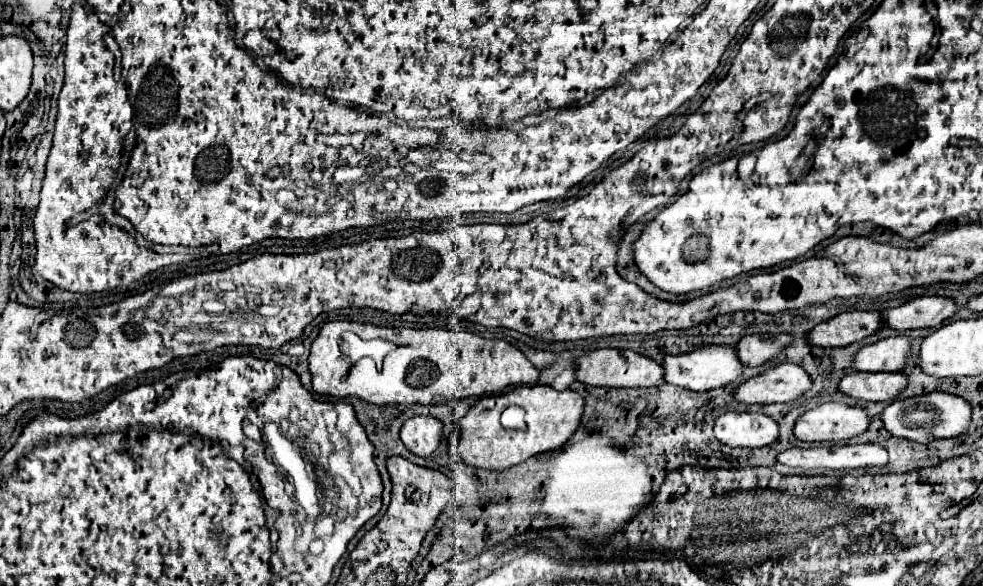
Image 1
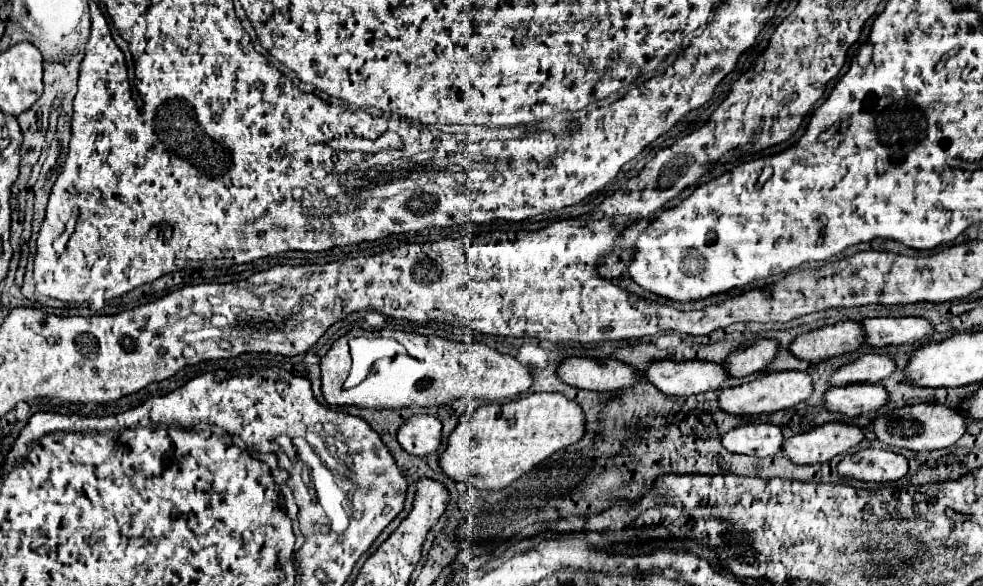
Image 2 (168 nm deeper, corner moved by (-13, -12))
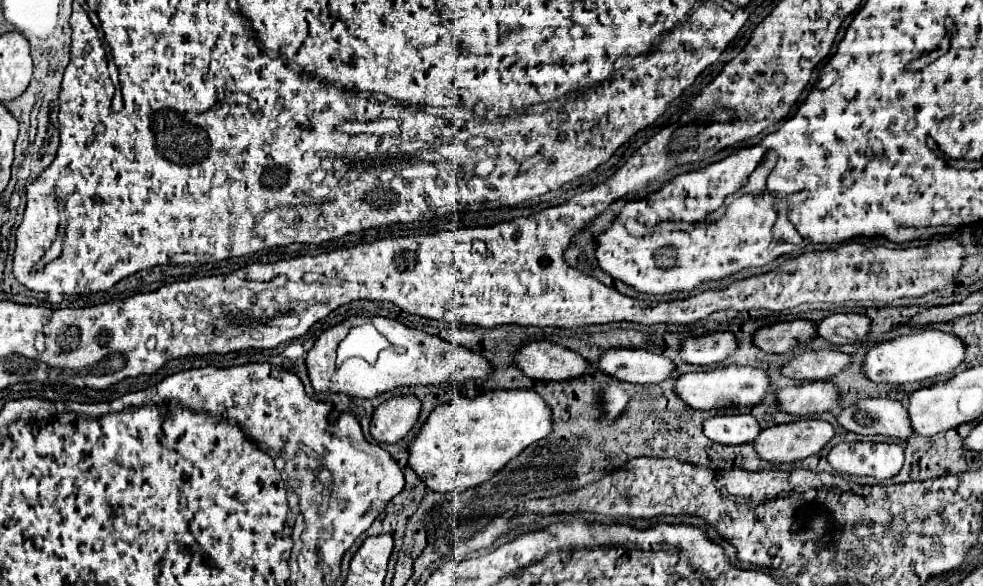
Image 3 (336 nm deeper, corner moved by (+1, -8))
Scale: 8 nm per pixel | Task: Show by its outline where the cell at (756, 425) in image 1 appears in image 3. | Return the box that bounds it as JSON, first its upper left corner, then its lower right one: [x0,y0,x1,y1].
[702,414,760,444]

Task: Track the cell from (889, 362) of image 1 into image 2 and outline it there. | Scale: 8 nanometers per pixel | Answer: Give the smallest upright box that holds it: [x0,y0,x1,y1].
[832,354,896,386]

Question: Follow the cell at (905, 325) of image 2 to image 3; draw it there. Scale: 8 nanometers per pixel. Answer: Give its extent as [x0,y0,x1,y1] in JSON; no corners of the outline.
[816,314,870,344]

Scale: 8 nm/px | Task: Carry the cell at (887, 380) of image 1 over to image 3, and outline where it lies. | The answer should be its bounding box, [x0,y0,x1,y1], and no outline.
[776,382,840,416]

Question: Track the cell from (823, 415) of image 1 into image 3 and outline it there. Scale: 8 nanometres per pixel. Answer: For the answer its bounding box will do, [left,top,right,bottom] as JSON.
[754,418,832,462]

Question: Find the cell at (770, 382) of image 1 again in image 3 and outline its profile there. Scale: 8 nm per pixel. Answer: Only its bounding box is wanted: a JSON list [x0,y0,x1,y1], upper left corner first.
[674,366,768,410]

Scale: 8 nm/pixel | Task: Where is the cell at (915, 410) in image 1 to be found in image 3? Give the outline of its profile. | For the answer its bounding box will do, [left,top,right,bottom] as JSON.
[836,400,912,438]

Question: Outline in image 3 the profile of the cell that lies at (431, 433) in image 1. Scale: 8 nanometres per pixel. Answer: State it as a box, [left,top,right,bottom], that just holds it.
[370,394,420,444]

